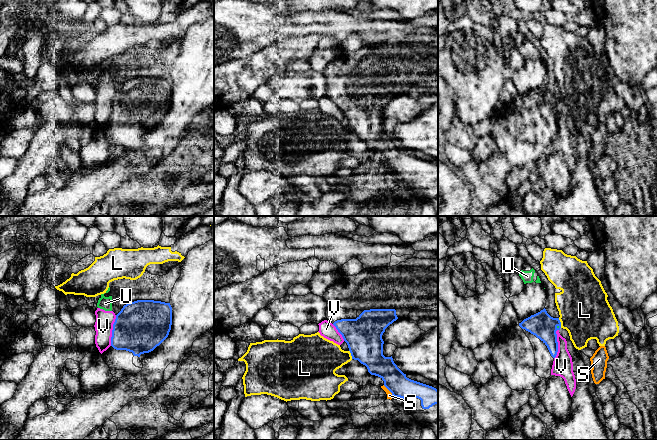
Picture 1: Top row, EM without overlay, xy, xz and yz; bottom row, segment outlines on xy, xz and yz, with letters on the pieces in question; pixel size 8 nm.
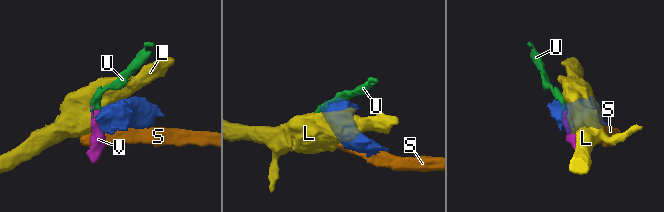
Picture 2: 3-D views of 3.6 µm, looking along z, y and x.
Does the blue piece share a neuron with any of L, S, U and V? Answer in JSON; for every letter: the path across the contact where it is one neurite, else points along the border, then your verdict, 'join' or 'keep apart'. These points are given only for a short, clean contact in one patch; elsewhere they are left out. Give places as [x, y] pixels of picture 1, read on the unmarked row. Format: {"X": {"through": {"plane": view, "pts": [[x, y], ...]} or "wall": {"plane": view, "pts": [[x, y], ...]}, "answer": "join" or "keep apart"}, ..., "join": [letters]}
{"L": {"answer": "keep apart"}, "S": {"wall": {"plane": "xz", "pts": [[383, 161], [393, 172]]}, "answer": "keep apart"}, "U": {"wall": {"plane": "yz", "pts": [[557, 101], [558, 104]]}, "answer": "keep apart"}, "V": {"wall": {"plane": "xy", "pts": [[116, 91], [110, 121]]}, "answer": "keep apart"}, "join": []}

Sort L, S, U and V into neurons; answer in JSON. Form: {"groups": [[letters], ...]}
{"groups": [["L"], ["S"], ["U", "V"]]}

